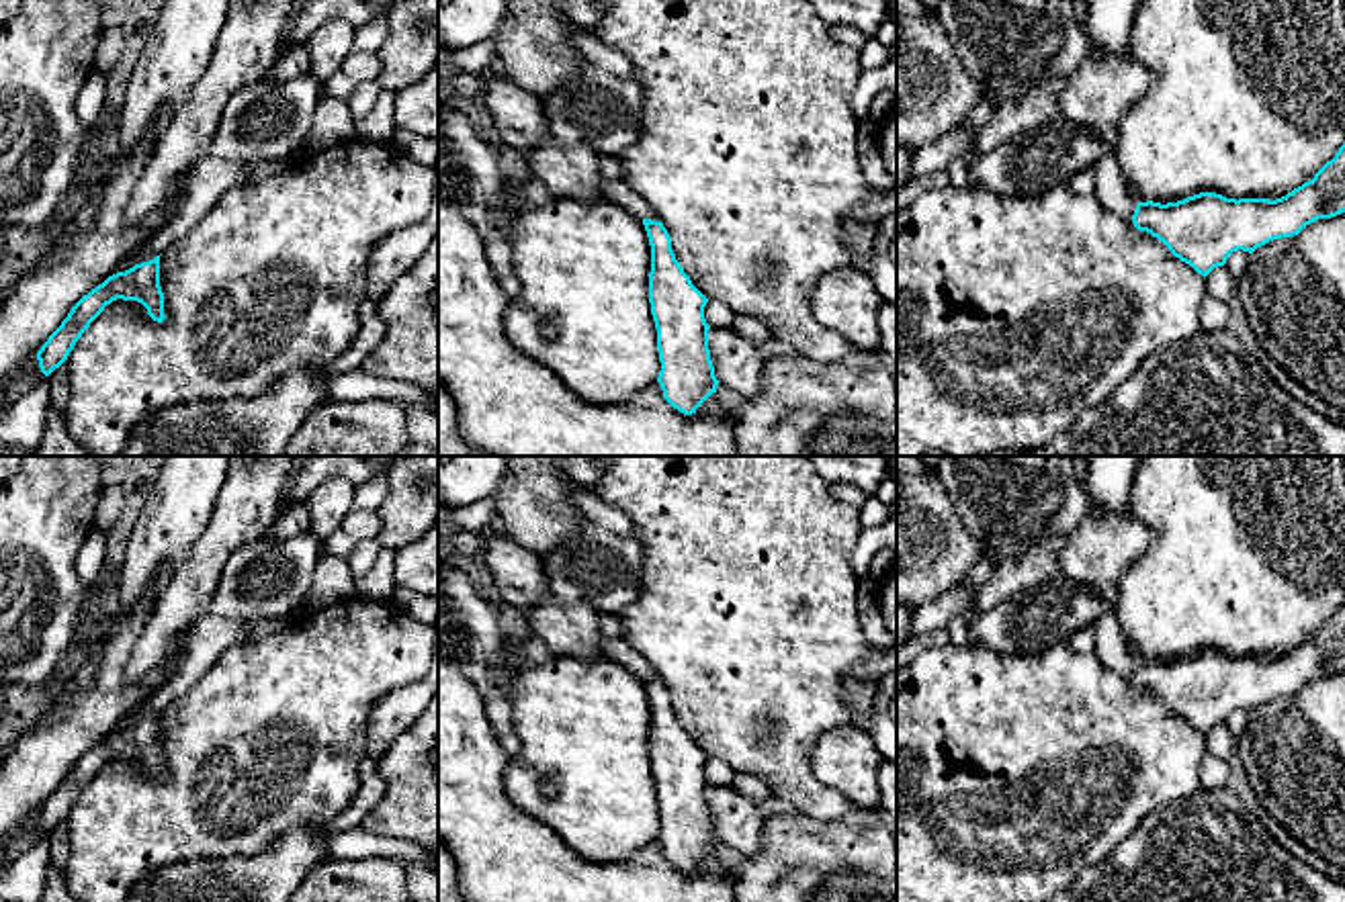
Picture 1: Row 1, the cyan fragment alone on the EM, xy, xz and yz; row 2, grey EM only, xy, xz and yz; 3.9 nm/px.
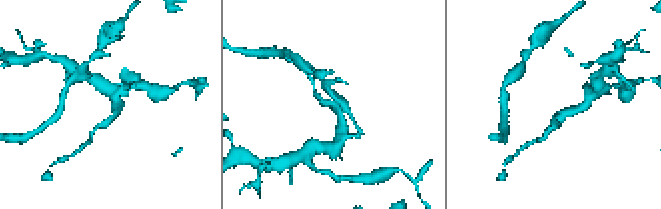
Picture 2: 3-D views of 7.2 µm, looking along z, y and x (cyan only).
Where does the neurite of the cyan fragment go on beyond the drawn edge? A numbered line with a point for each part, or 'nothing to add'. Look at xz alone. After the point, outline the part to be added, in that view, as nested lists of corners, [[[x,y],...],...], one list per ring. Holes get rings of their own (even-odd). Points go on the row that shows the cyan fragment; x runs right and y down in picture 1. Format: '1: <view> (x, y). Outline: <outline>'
nothing to add

